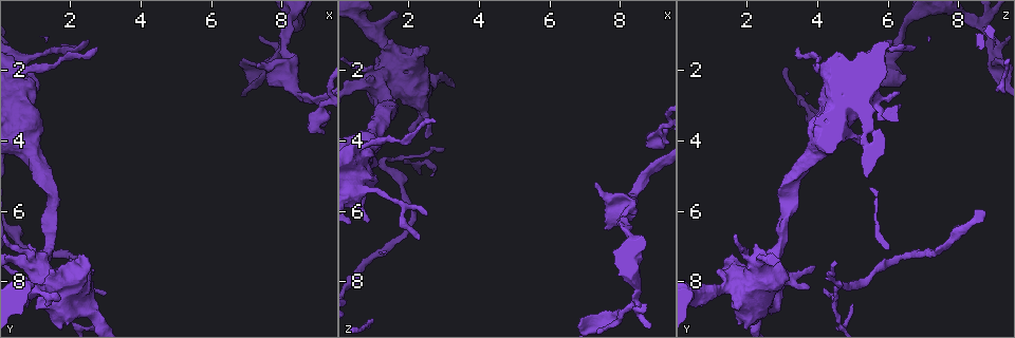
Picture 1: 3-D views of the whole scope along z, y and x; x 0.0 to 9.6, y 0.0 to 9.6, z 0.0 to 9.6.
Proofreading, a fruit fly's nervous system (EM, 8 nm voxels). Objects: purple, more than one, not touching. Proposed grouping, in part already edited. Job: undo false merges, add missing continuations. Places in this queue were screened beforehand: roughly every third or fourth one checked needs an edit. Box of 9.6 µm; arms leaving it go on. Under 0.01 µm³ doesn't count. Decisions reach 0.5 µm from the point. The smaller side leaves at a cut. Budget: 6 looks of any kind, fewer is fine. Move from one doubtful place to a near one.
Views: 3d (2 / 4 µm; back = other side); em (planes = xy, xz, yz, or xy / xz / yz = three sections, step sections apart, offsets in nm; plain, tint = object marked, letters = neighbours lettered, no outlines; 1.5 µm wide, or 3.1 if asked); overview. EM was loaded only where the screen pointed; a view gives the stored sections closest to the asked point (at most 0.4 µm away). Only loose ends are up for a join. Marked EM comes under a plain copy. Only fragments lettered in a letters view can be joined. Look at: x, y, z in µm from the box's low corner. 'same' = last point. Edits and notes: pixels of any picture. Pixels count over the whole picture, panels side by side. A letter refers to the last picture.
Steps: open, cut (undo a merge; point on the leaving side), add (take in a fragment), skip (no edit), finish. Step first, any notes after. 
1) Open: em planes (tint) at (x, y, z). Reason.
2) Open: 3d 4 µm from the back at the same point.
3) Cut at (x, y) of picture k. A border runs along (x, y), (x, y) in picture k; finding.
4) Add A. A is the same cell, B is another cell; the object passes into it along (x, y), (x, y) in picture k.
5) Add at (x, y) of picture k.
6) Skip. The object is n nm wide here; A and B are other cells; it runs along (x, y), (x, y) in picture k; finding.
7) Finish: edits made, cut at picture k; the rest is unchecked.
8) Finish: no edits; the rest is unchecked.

Open: em planes (tint) at (0.90, 8.35, 0.90). Two arms in line, one across.

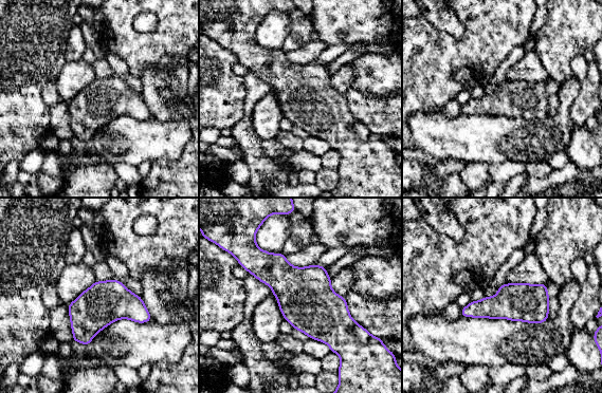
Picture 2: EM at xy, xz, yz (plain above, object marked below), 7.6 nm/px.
Open: em planes (letters) at the same point. What lies round it.

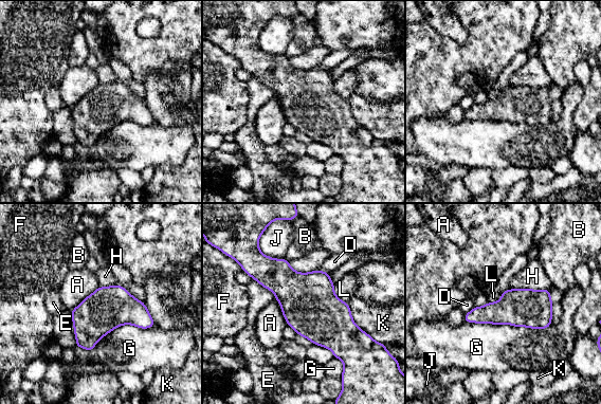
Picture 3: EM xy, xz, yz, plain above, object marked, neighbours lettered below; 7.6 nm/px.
Skip. The longest contact is with G, 650 nm; A, B, D, E, F, G, H, J, K and L are other cells; a border runs along (463, 320), (530, 328), (550, 326) in picture 3; continuous, no second cell.

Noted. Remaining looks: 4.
Open: 3d 4 µm at (2.95, 8.40, 4.25). Thin end.

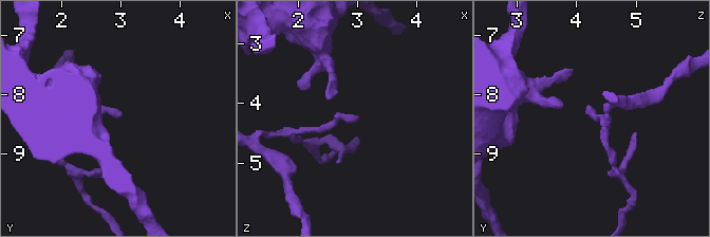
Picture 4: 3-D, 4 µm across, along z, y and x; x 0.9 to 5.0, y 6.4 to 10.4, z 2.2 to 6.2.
Open: em planes (letters) at (3.05, 8.30, 4.20). Shape alone is not enough.

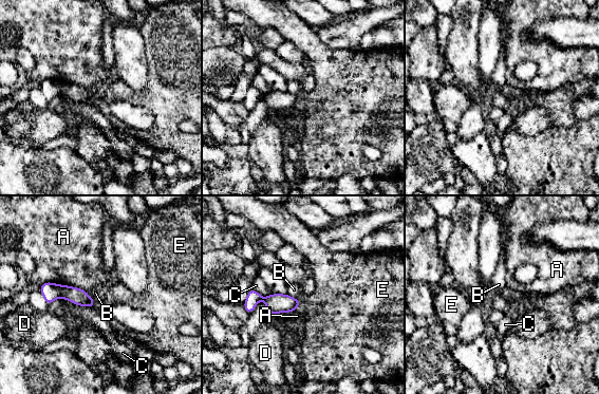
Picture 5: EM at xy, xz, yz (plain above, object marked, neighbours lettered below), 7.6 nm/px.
Skip. A, B, C, D and E are other cells; it runs along (297, 302), (255, 298), (246, 305) in picture 5; none of them fits.

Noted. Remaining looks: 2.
Open: em planes (tint) at (7.35, 1.85, 5.25). Branch stops here.

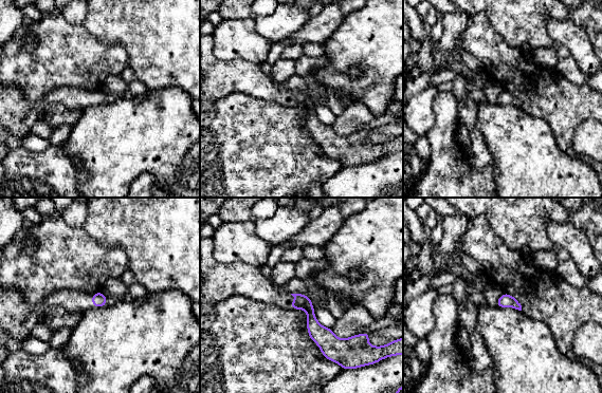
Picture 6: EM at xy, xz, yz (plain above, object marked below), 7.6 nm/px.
Open: em planes (letters) at the same point. What lies round it.

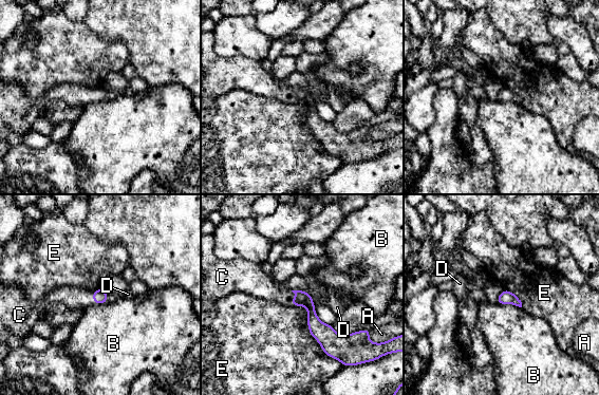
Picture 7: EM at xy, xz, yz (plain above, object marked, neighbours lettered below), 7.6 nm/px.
Add C. C is the same cell, A, B, D and E are other cells; the object passes into it along (302, 298), (293, 298), (262, 286) in picture 7; it goes on there.

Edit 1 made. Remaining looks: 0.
Finish: edits made, add at picture 7; the rest is unchecked.

